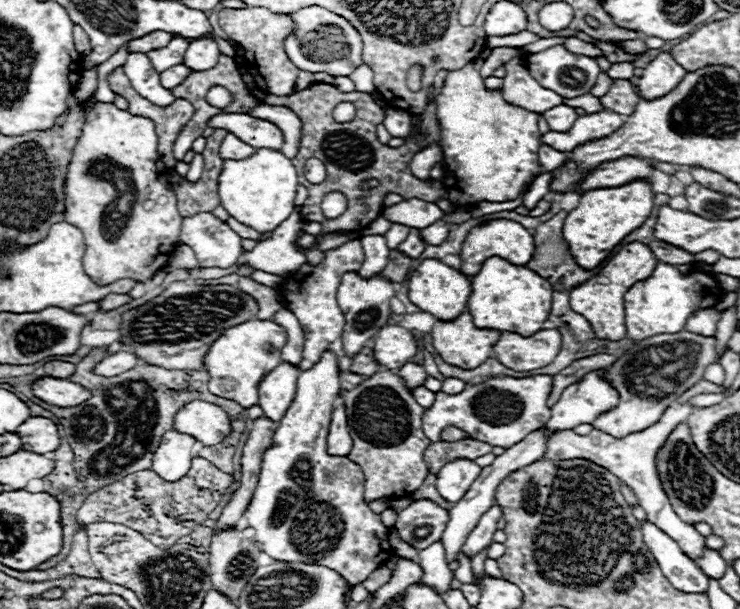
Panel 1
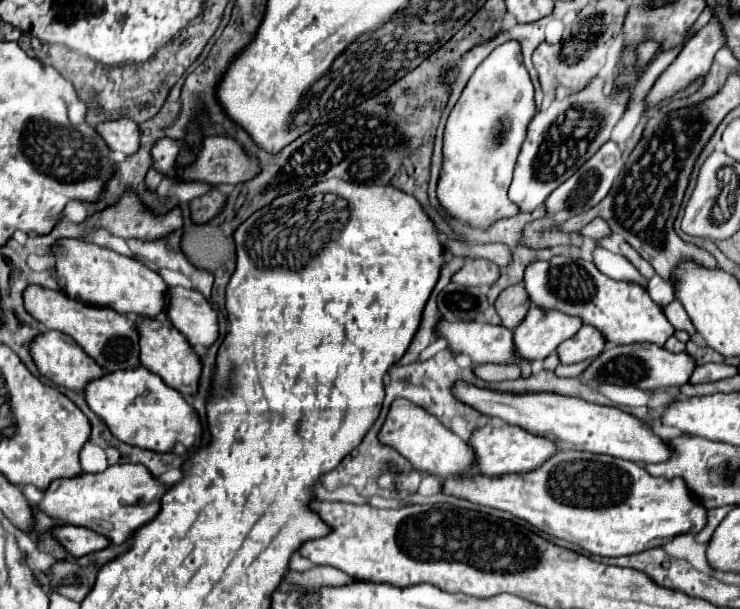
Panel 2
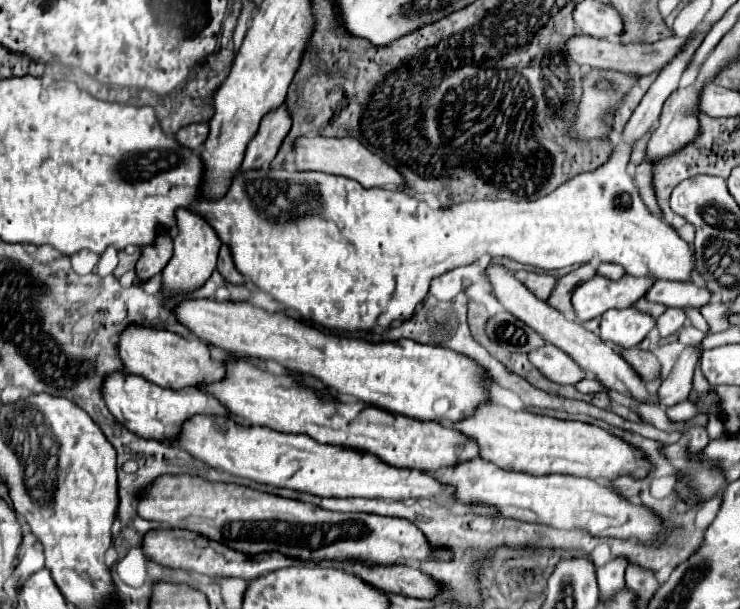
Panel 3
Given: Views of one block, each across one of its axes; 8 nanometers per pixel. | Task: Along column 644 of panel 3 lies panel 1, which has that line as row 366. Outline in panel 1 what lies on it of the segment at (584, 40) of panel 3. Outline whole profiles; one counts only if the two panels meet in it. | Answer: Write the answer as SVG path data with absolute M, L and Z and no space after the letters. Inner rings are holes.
M52 360L48 364L44 364L44 372L46 376L52 378L68 378L70 374L74 374L76 366L72 362L64 362L64 360Z

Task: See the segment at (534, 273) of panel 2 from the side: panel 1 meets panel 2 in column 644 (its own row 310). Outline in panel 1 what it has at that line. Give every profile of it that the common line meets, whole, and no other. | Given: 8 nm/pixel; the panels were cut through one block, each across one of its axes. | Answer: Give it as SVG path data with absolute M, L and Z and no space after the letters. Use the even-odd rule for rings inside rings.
M350 240L334 250L326 252L326 258L318 266L304 264L300 270L296 270L292 276L288 276L286 290L280 290L280 296L284 298L284 306L300 320L300 326L304 330L304 352L300 370L312 368L322 354L328 350L328 346L342 336L344 328L344 314L336 302L336 290L342 282L342 276L346 272L358 272L364 260L362 244L360 240Z

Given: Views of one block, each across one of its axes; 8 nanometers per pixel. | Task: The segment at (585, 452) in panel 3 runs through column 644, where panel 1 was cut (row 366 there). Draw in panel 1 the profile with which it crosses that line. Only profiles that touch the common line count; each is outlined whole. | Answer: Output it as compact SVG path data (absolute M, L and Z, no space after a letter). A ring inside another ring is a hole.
M466 310L456 320L436 320L430 334L432 344L444 358L444 362L468 370L480 366L486 358L490 358L490 350L494 348L502 332L476 328L472 322L472 314Z

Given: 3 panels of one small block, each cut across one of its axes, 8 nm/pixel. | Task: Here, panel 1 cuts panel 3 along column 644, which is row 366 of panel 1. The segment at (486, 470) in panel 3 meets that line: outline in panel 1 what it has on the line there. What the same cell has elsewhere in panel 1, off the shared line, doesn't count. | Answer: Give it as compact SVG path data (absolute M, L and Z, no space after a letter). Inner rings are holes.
M556 328L540 330L532 336L520 336L516 332L502 332L494 346L496 358L512 370L528 372L548 366L560 352L562 338Z

